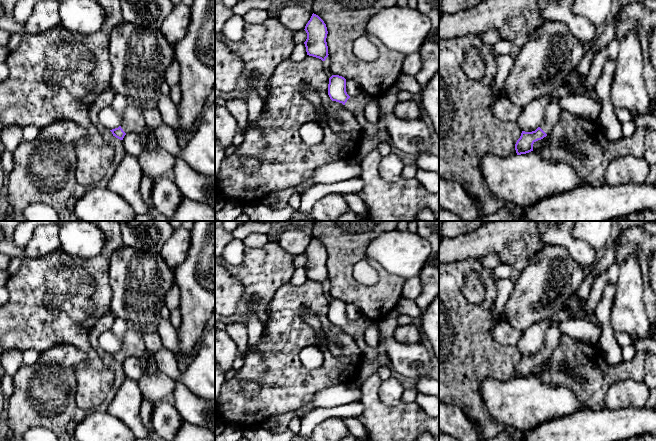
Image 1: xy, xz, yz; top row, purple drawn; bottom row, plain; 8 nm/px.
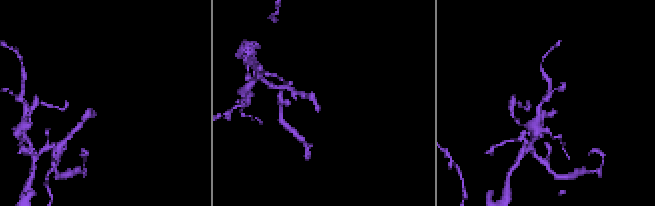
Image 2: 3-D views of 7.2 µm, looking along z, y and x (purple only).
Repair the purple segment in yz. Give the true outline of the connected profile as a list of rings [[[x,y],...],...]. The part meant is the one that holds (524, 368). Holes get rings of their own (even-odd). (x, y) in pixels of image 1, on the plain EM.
[[[558,323],[552,324],[544,335],[541,349],[532,356],[522,355],[520,362],[515,368],[517,379],[526,378],[533,375],[533,368],[552,356],[554,350],[560,344],[561,337],[564,334],[565,333],[559,328]]]

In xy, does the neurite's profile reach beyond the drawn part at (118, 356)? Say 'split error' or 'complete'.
split error

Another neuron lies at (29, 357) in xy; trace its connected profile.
[[[33,349],[23,351],[22,354],[22,367],[24,369],[32,369],[35,367],[40,353]]]

